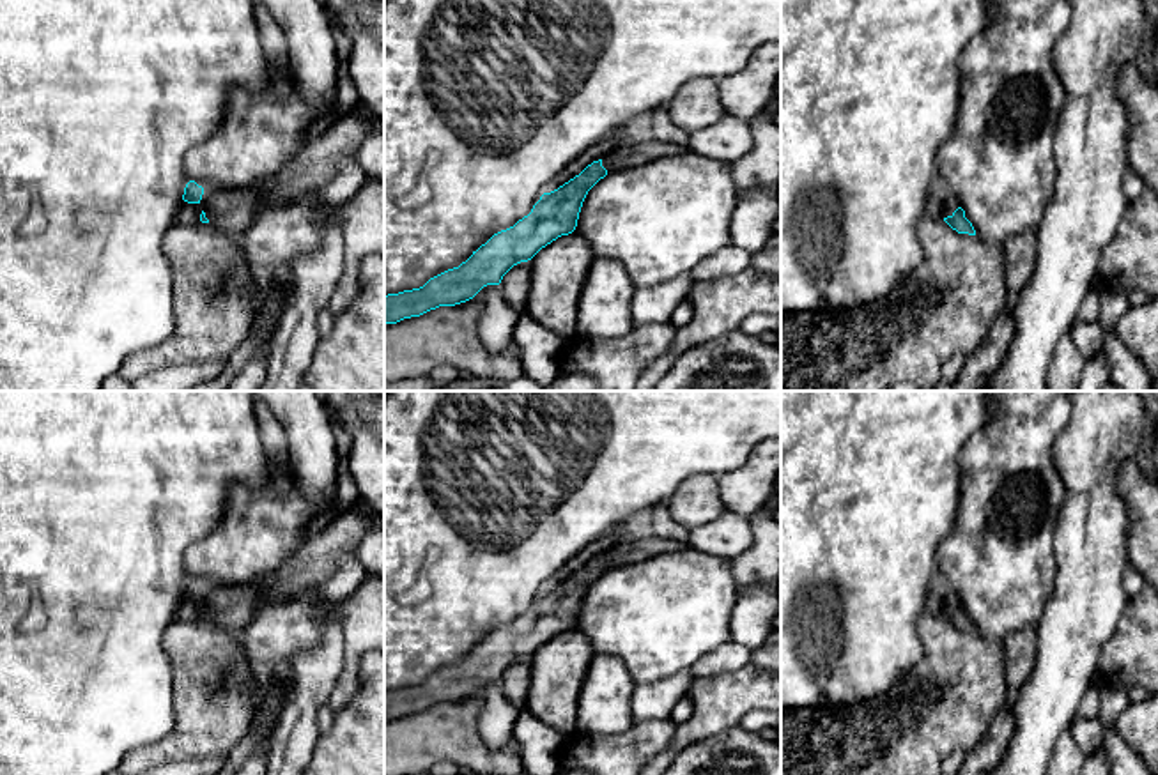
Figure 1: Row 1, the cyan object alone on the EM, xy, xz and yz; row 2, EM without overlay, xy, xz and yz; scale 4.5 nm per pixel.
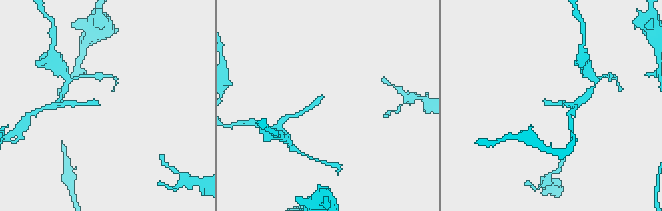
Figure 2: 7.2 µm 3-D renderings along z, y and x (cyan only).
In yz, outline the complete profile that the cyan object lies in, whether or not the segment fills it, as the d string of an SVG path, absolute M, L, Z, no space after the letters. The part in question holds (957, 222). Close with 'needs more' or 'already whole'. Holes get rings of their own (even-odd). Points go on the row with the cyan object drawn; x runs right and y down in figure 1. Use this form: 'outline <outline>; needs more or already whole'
outline M946 189L944 193L942 219L958 234L976 235L972 223L965 218L965 211L961 209L958 196L951 189Z; needs more

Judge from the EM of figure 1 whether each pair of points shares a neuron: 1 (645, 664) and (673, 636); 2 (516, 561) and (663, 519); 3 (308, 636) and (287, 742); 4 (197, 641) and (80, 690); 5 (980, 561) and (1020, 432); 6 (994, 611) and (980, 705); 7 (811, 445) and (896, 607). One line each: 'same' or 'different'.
1: same
2: different
3: different
4: different
5: same
6: different
7: same

